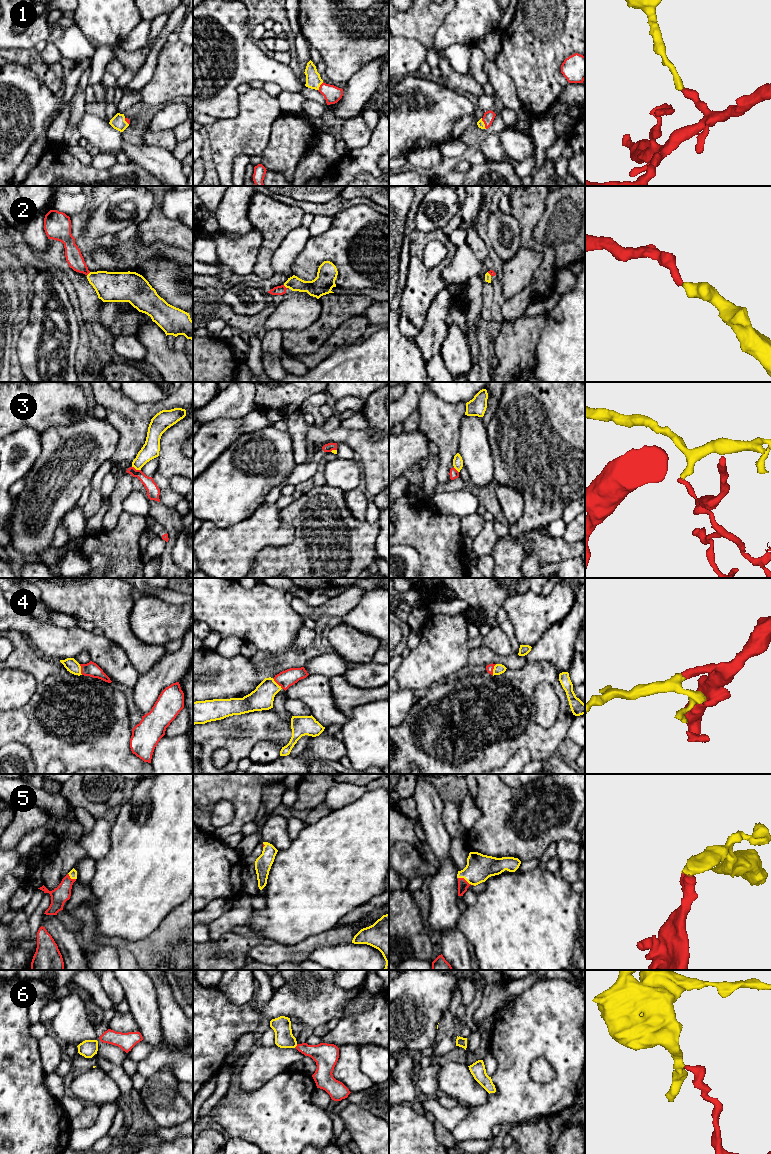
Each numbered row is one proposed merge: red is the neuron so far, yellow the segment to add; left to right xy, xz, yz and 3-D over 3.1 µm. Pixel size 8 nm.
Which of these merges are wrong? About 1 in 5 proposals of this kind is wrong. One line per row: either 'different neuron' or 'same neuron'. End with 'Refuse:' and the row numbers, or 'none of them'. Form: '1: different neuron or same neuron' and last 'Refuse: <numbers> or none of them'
1: same neuron
2: same neuron
3: different neuron
4: same neuron
5: same neuron
6: same neuron
Refuse: 3

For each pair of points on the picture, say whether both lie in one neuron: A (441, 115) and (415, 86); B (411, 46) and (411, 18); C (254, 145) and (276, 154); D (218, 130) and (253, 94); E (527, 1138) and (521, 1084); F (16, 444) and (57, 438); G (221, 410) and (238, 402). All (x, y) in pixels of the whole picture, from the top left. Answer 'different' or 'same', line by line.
A: same
B: different
C: different
D: same
E: different
F: different
G: same

